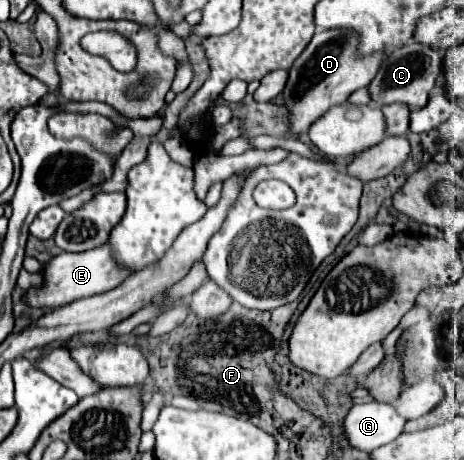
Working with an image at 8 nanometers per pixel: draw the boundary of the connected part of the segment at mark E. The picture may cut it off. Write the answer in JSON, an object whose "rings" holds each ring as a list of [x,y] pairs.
{"rings":[[[102,245],[98,249],[82,251],[82,253],[60,253],[52,257],[44,269],[42,277],[44,283],[40,287],[30,287],[24,295],[22,301],[28,307],[38,307],[38,309],[56,309],[64,307],[72,301],[78,301],[82,297],[92,297],[98,293],[106,293],[114,289],[114,285],[120,285],[130,273],[118,265],[114,265],[110,257],[110,245]]]}

